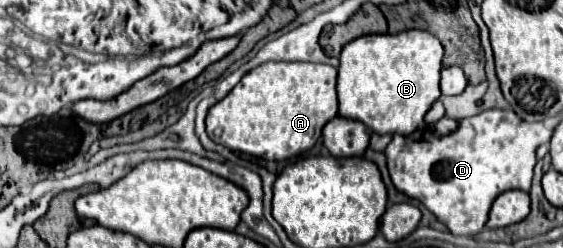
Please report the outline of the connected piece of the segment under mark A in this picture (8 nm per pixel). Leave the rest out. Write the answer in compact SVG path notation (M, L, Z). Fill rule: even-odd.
M266 62L250 70L224 100L210 108L206 132L232 152L288 160L310 150L334 116L338 116L336 68L312 62Z

